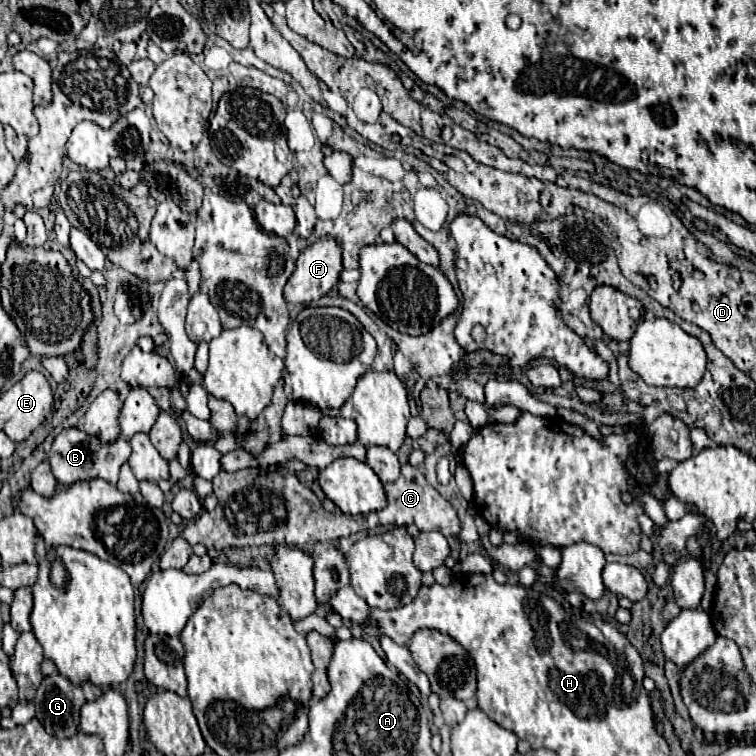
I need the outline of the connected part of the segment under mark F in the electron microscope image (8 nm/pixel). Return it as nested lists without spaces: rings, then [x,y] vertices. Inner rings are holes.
[[[319,239],[297,259],[297,267],[285,285],[285,299],[289,303],[315,303],[339,281],[341,249],[335,239]]]

